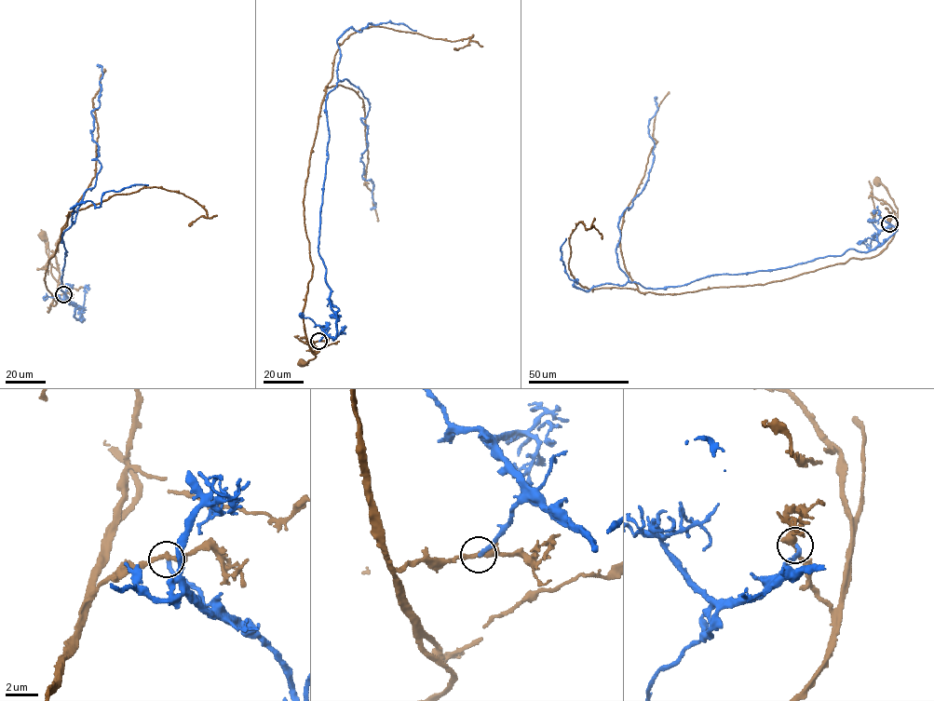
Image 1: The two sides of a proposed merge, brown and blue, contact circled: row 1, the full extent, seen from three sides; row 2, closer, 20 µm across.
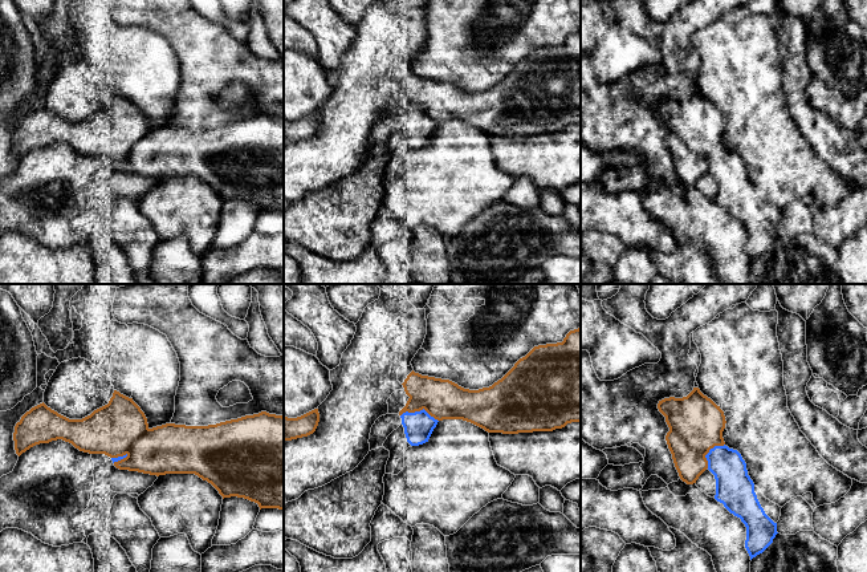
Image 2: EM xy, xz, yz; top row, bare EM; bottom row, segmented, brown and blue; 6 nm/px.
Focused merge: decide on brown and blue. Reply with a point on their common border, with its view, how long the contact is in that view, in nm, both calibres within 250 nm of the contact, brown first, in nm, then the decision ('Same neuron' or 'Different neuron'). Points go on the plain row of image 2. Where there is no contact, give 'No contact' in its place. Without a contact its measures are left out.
Touches brown at xz (419, 113). Shared border 240 nm. Thickness 240 nm (brown) against 180 nm. Different neuron

